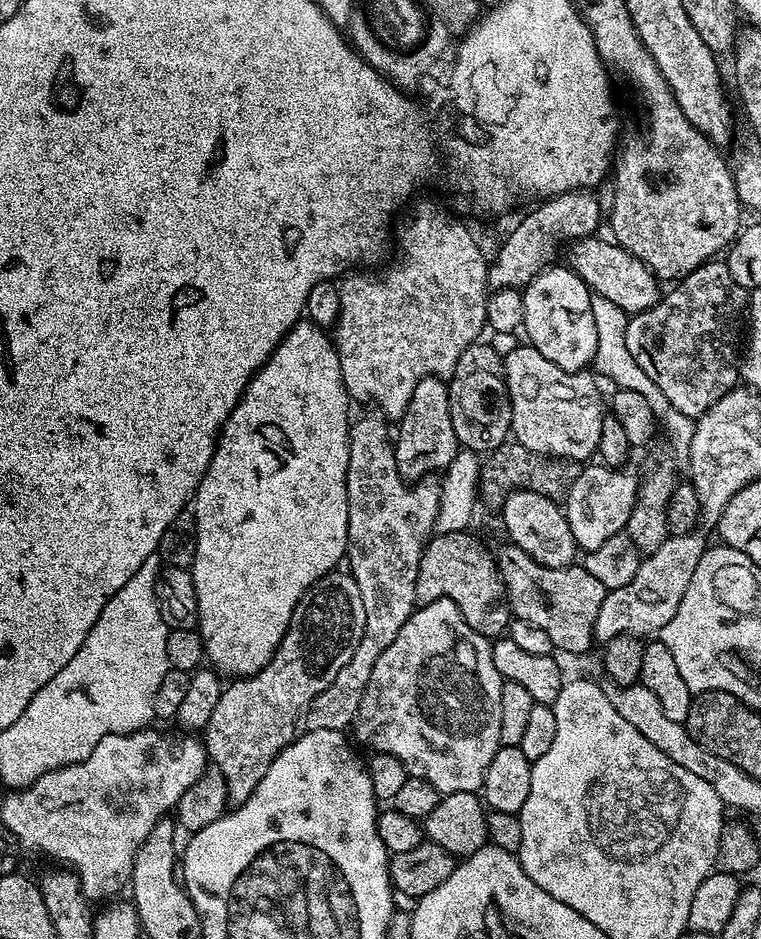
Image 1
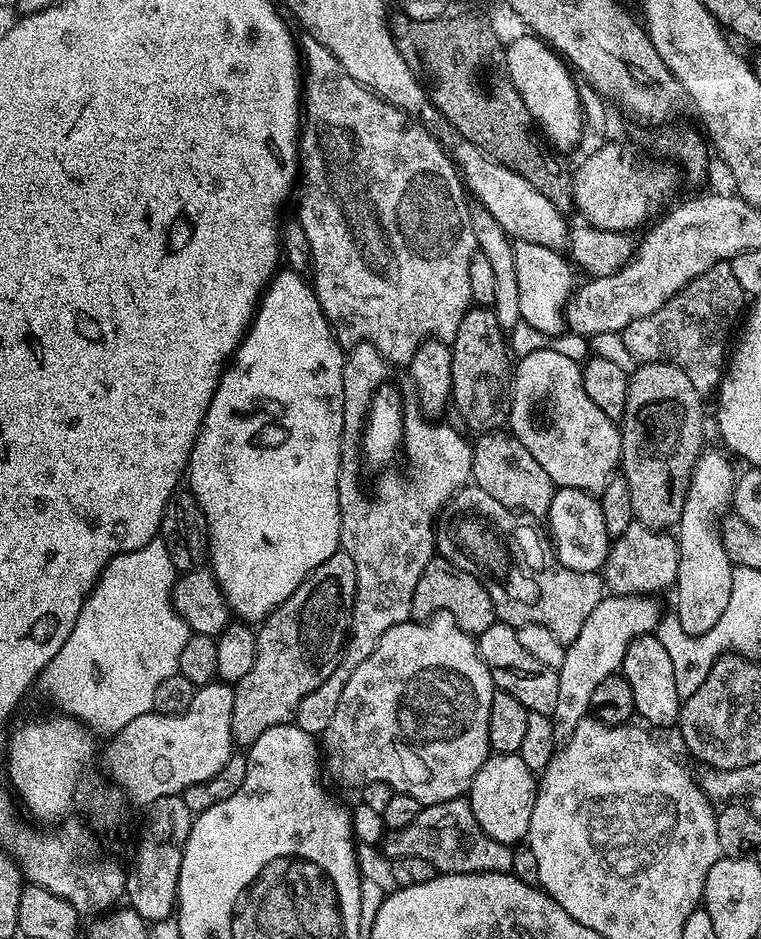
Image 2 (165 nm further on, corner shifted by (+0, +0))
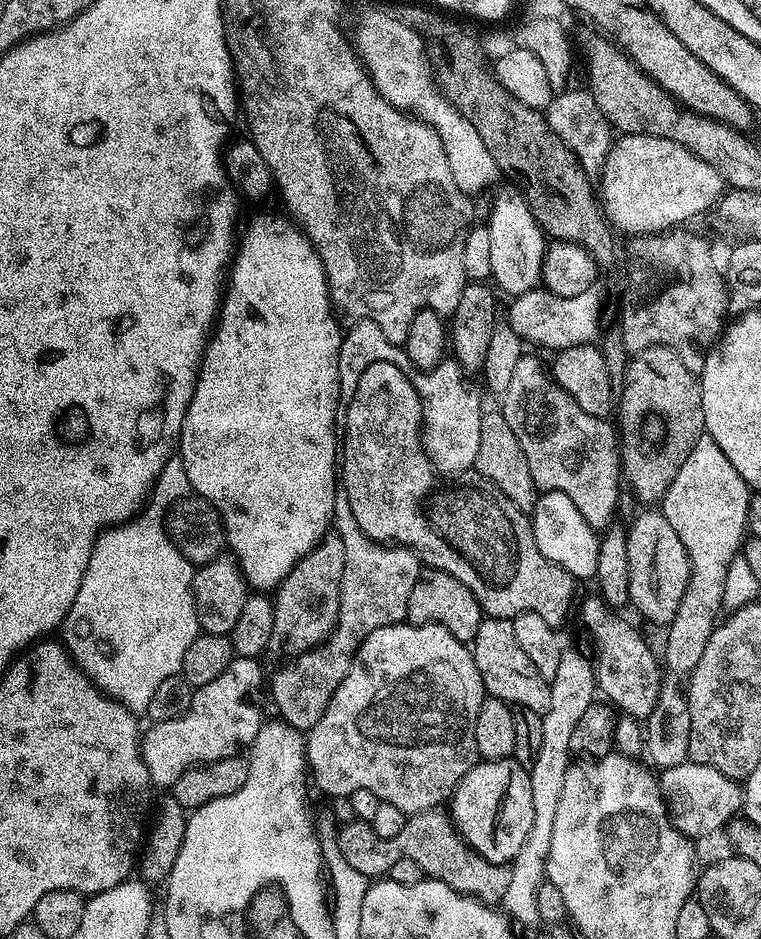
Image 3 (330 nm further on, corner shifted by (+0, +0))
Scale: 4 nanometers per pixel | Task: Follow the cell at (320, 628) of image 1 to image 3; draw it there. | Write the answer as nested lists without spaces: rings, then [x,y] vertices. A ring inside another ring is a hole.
[[[329,530],[275,589],[272,601],[274,630],[279,639],[284,639],[293,648],[293,653],[315,647],[331,631],[340,605],[340,583],[345,566],[346,549],[342,547],[342,538],[336,531]]]

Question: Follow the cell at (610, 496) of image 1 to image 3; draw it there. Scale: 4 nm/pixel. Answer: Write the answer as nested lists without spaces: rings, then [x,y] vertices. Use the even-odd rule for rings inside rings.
[[[540,492],[536,498],[536,506],[530,513],[534,542],[538,542],[538,550],[562,570],[566,570],[577,581],[591,581],[596,575],[598,566],[598,550],[600,541],[597,533],[582,518],[580,511],[566,494],[561,492]]]

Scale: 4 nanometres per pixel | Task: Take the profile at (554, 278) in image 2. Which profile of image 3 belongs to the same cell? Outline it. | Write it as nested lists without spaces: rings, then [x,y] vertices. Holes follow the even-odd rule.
[[[511,186],[503,187],[497,190],[496,197],[492,200],[492,213],[489,214],[488,220],[486,219],[486,227],[490,230],[490,270],[495,287],[501,293],[509,292],[509,297],[515,298],[523,292],[533,291],[541,283],[540,266],[544,261],[546,237],[530,206],[525,202],[523,192]]]

